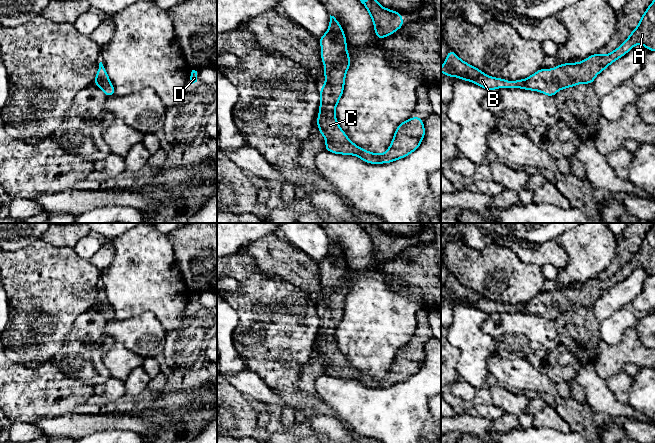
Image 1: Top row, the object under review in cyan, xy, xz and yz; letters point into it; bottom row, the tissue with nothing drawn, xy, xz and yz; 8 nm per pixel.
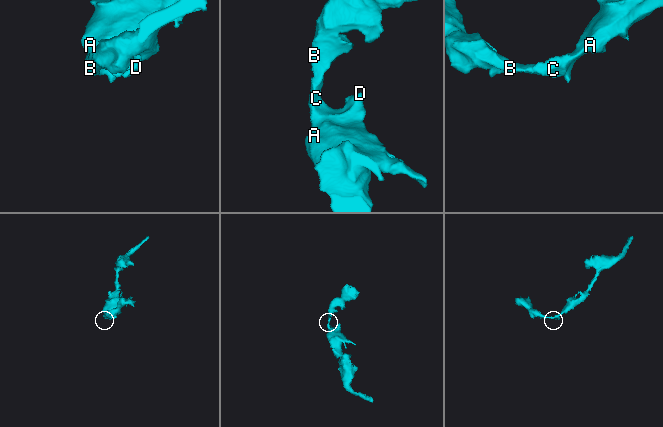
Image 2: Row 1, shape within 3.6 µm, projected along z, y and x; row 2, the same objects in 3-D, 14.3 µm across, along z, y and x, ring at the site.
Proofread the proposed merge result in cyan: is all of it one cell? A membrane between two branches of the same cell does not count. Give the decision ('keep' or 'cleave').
keep

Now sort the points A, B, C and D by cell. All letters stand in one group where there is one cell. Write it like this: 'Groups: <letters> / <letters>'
Groups: A B C D

